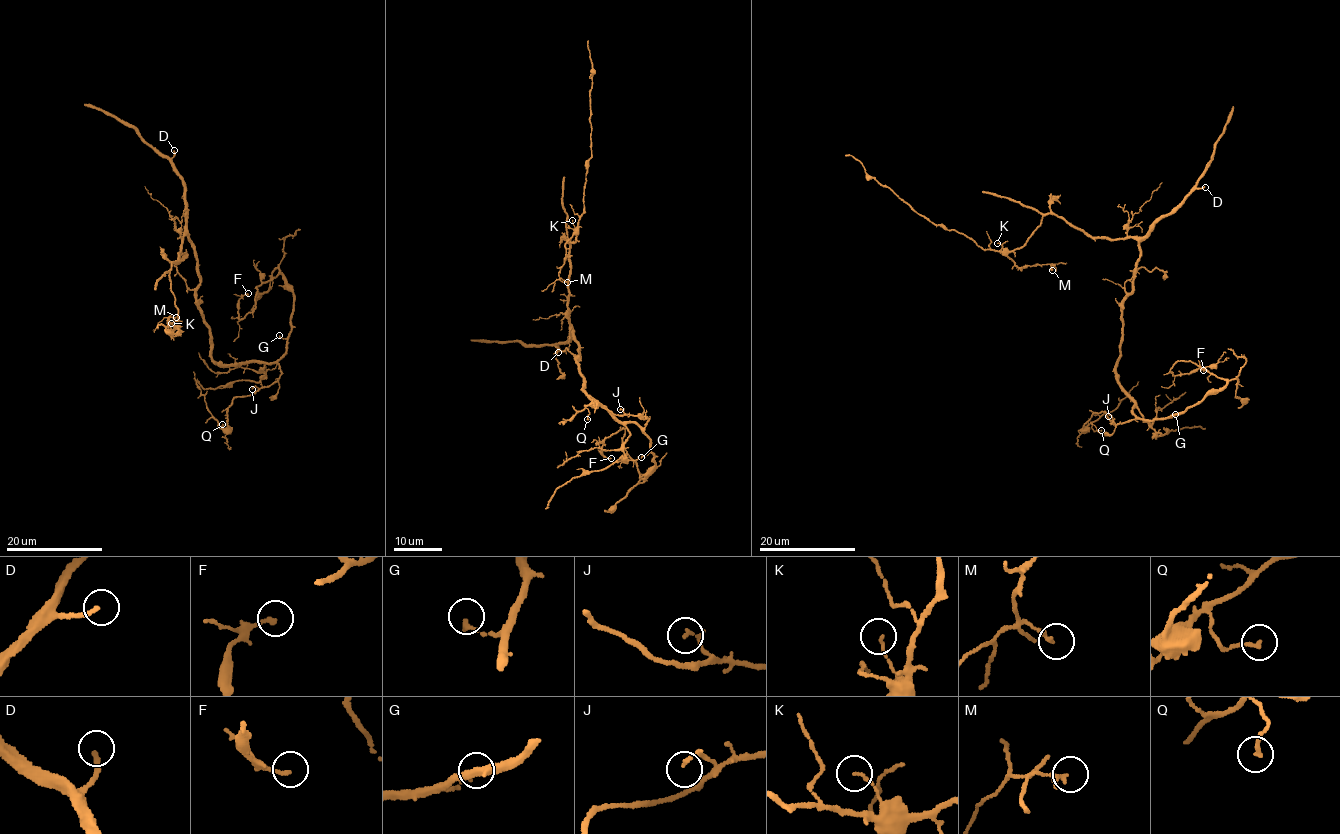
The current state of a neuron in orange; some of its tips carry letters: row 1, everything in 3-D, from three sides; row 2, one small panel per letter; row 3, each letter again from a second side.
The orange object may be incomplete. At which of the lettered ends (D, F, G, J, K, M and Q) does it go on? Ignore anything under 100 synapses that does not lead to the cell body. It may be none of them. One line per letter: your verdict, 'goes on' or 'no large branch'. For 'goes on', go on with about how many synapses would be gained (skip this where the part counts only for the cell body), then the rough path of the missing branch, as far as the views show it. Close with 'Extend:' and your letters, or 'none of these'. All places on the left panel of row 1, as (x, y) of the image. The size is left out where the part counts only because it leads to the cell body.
D: goes on
F: no large branch
G: no large branch
J: no large branch
K: no large branch
M: no large branch
Q: no large branch
Extend: D

